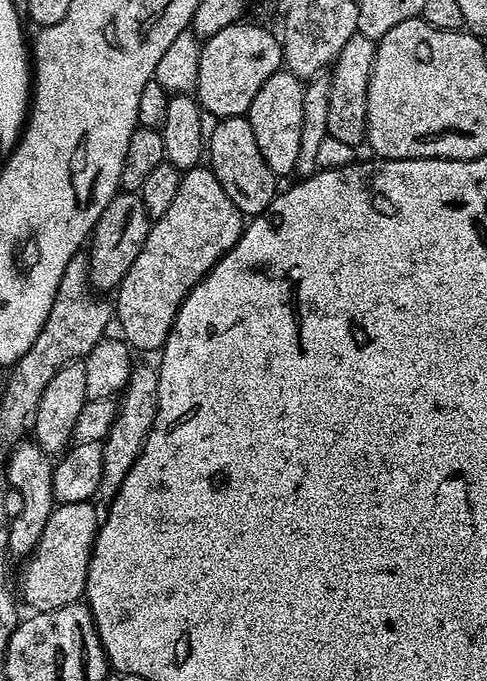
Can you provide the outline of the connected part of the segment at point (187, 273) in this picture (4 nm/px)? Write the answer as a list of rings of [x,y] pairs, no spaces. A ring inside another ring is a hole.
[[[211,167],[187,169],[180,177],[174,203],[166,214],[151,221],[138,258],[134,258],[120,287],[115,289],[114,316],[118,324],[120,320],[119,335],[137,353],[163,349],[188,291],[236,245],[245,227],[245,217],[230,202]]]

